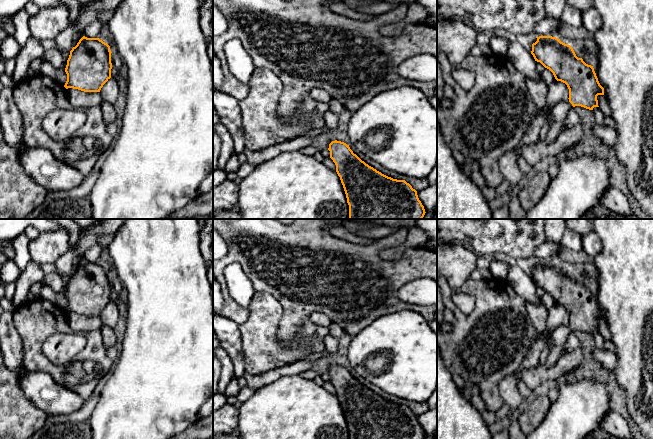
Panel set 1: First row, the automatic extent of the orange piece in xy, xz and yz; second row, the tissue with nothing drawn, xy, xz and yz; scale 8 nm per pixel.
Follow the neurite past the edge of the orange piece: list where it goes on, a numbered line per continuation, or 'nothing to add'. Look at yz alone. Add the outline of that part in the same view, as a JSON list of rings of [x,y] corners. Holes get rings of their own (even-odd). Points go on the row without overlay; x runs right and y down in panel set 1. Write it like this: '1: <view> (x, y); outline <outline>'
1: yz (559, 335); outline [[[568,326],[556,328],[552,333],[553,346],[550,350],[549,356],[544,364],[544,367],[550,368],[554,366],[564,349],[565,343],[569,334],[573,332],[572,328]]]

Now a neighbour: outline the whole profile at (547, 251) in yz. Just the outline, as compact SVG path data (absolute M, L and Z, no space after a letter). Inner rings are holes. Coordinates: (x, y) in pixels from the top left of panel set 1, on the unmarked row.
M552 242L541 244L529 258L531 261L552 260L558 262L562 246Z

